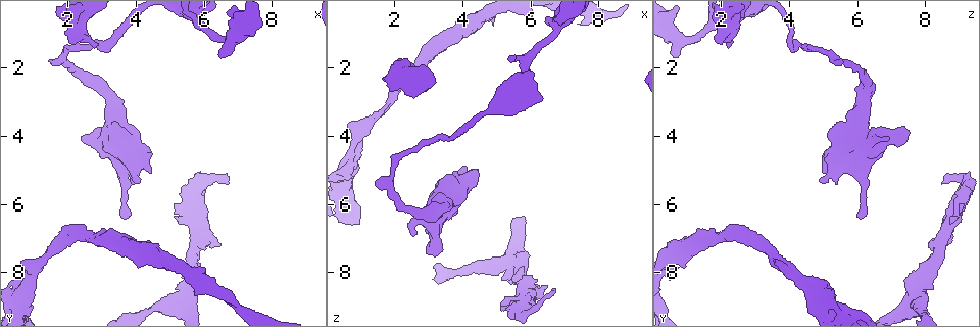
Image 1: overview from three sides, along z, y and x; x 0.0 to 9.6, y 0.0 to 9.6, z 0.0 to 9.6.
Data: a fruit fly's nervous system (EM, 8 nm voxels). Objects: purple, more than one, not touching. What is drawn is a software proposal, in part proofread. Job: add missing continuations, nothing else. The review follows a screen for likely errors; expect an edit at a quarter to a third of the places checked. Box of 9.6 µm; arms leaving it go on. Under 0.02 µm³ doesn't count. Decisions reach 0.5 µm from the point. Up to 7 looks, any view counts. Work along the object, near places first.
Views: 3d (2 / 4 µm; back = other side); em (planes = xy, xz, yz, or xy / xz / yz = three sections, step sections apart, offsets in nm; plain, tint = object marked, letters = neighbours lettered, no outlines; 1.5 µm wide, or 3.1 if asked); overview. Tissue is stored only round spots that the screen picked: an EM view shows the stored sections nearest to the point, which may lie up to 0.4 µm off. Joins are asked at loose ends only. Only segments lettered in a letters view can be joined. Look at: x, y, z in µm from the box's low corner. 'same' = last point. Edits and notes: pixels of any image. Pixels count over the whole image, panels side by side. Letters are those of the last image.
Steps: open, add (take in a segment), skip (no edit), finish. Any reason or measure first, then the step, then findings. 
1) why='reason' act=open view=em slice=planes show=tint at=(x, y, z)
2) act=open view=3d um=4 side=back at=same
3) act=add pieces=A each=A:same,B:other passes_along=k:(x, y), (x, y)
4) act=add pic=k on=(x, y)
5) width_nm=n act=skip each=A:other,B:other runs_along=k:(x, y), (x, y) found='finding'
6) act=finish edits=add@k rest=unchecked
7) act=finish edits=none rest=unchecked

why='branch stops here' act=open view=em slice=planes show=letters at=(0.65, 7.65, 3.65)

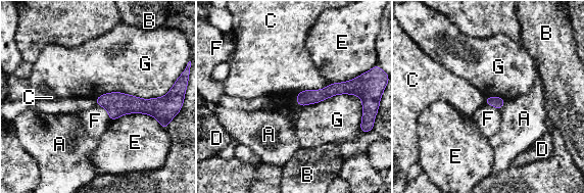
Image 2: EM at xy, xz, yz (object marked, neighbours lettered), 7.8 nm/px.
act=skip each=A:other,B:other,C:other,D:other,E:other,F:other,G:other runs_along=2:(98, 100), (117, 104), (159, 101) found='none of them fits'

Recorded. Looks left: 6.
why='thick end' act=open view=em um=3.1 slice=planes show=letters at=(4.10, 5.35, 4.80)

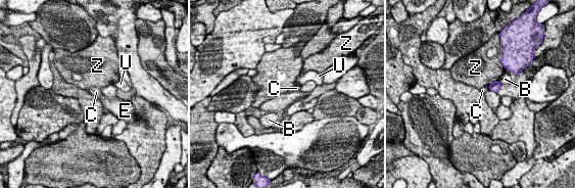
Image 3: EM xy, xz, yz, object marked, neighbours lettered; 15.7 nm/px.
act=skip each=B:other,C:other,E:other,U:other,Z:other border=3:(487, 86), (489, 89) found='none of them fits'

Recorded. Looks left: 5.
why='stops while still wide' act=open view=em slice=planes show=letters at=(5.95, 8.00, 7.55)

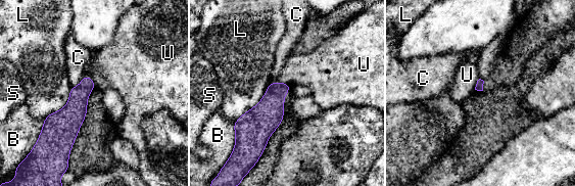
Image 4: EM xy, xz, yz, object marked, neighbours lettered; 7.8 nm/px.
act=skip each=B:other,C:other,L:other,S:other,U:other found='none of them fits'

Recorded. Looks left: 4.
act=finish edits=none rest=unchecked

